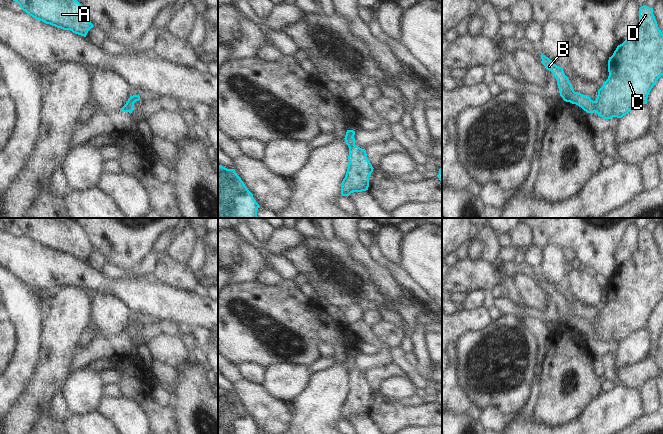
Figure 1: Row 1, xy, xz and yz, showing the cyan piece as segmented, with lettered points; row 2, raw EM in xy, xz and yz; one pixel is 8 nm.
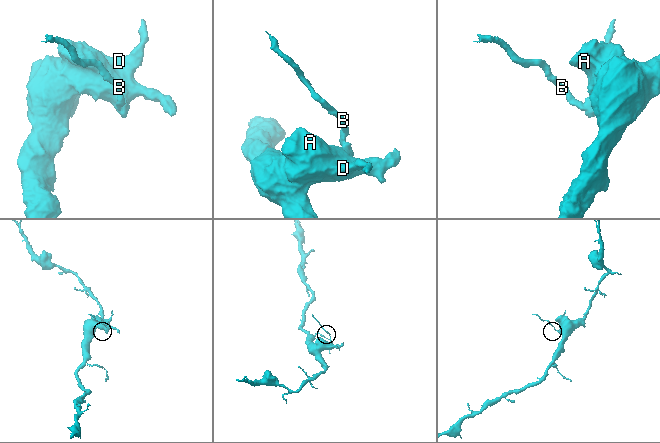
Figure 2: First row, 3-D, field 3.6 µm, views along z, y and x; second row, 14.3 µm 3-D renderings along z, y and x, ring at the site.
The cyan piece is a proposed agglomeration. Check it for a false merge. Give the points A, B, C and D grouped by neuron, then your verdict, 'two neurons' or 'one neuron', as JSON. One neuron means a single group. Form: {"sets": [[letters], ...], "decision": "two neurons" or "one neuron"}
{"sets": [["A", "C", "D"], ["B"]], "decision": "two neurons"}

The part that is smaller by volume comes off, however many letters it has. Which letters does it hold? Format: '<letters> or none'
B

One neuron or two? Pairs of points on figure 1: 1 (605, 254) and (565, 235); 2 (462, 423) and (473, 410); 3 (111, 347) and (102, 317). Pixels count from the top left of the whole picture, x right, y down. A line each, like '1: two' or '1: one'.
1: one
2: two
3: two

